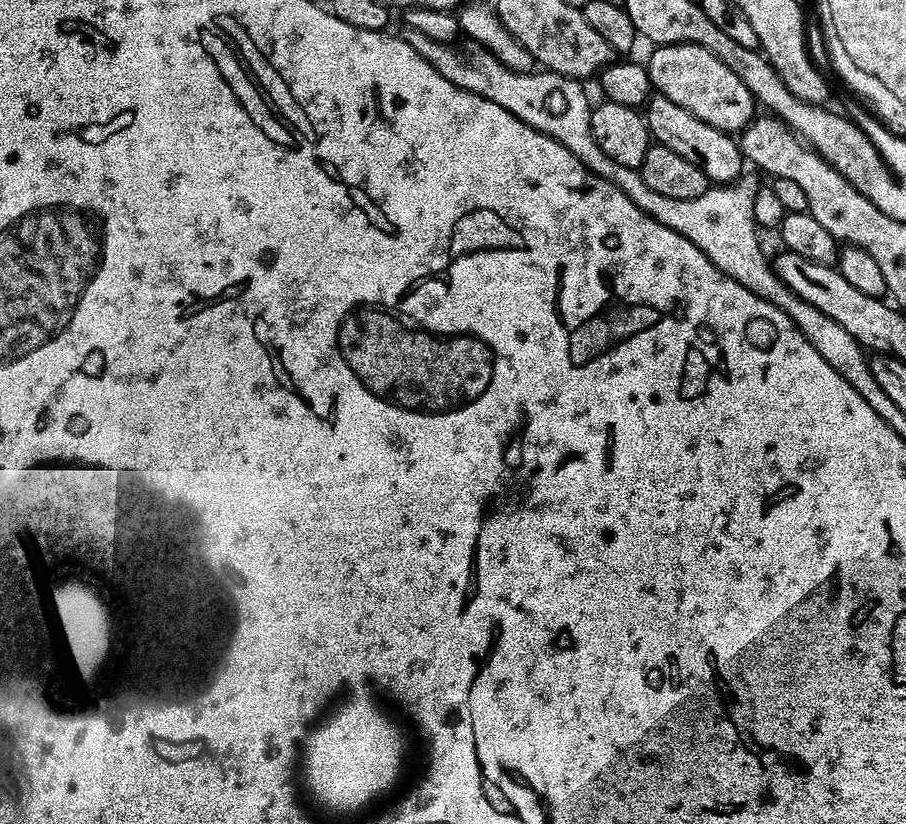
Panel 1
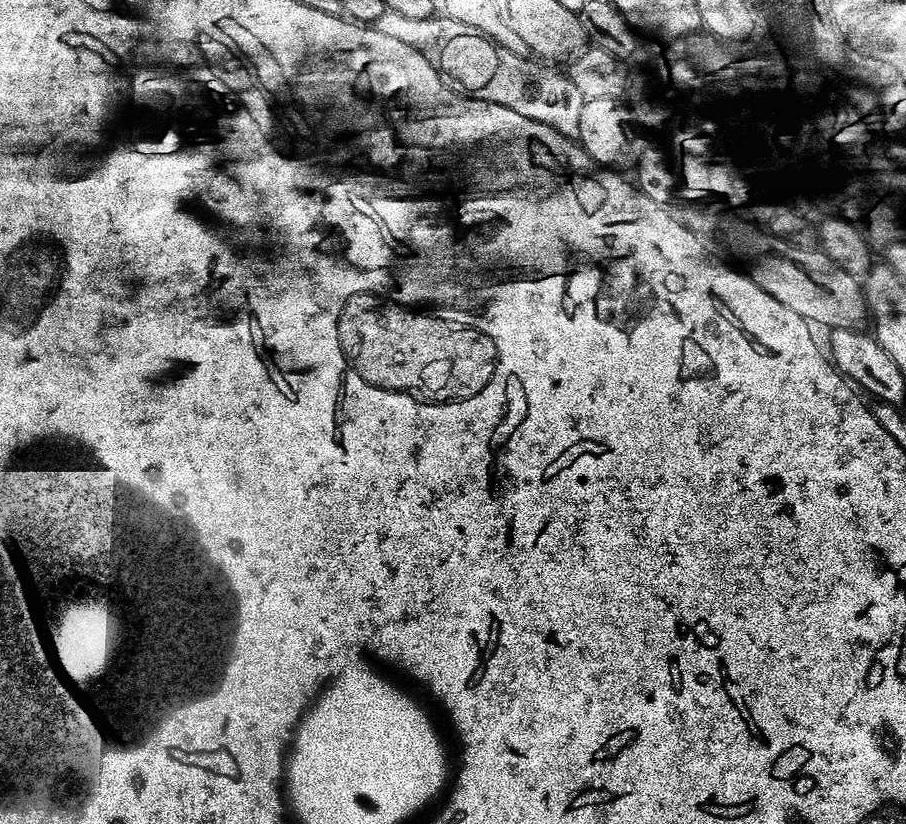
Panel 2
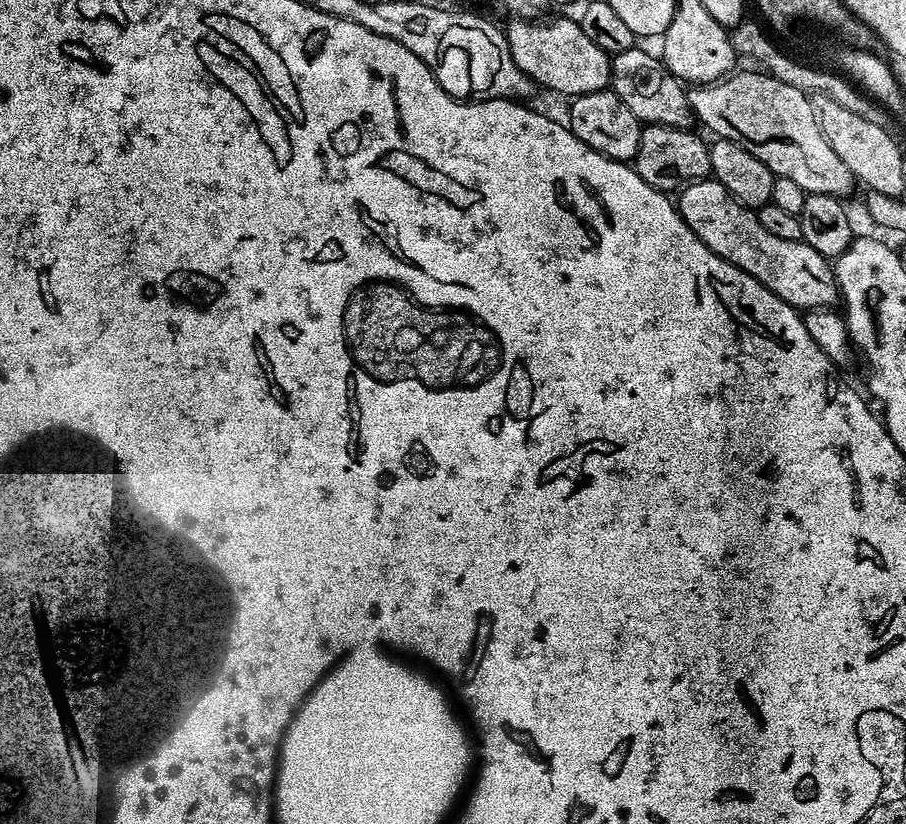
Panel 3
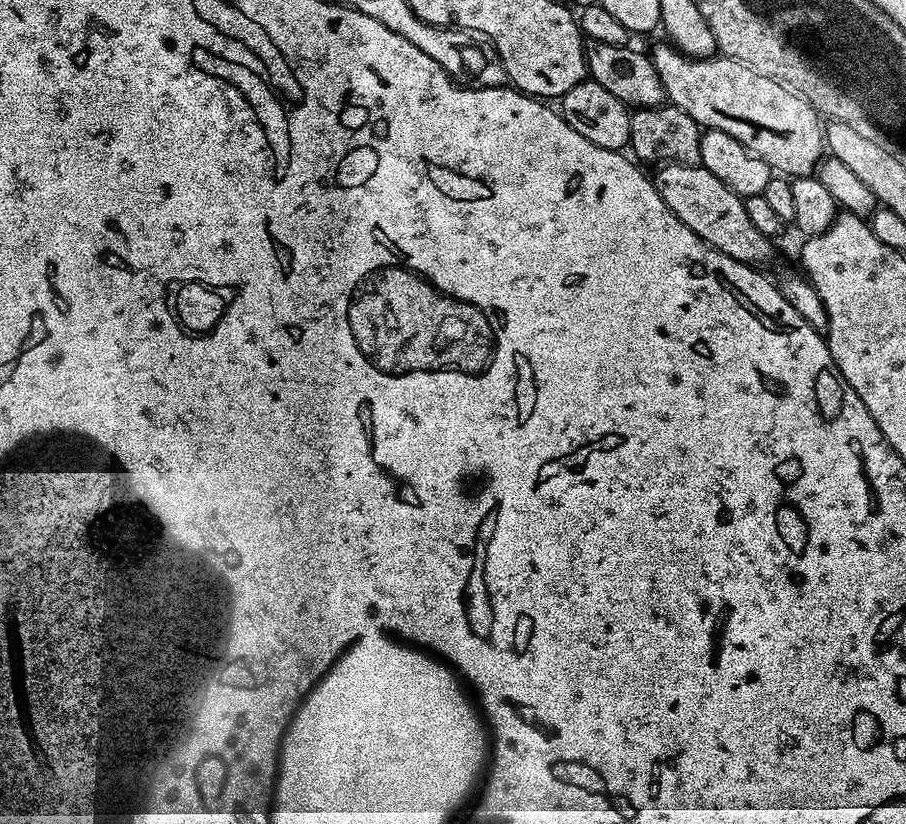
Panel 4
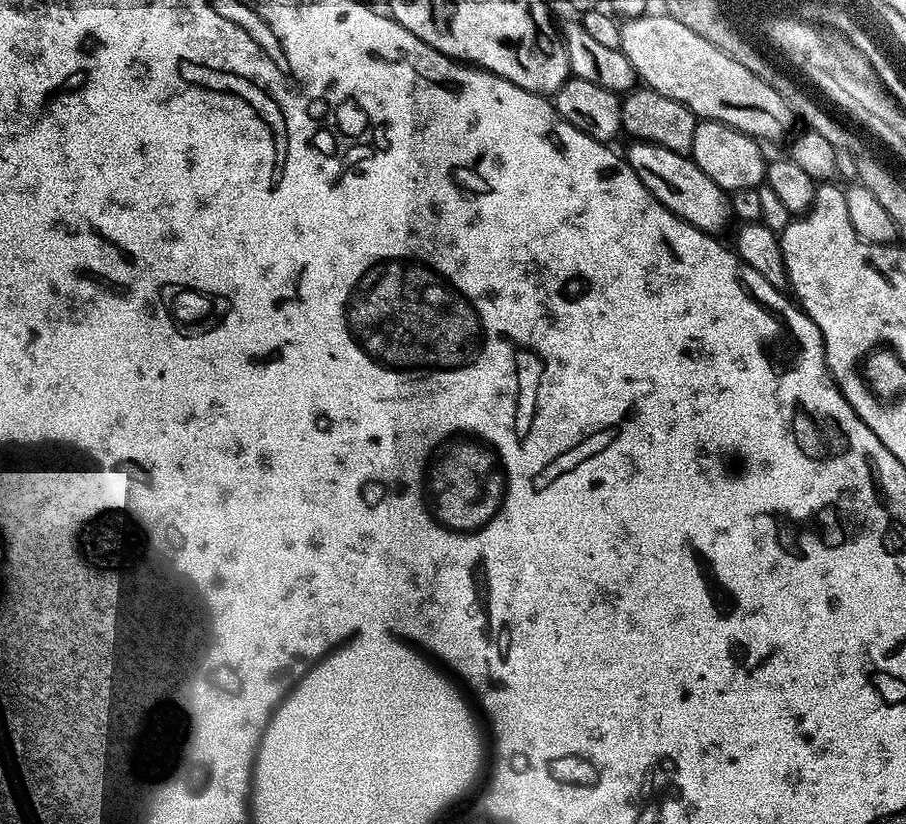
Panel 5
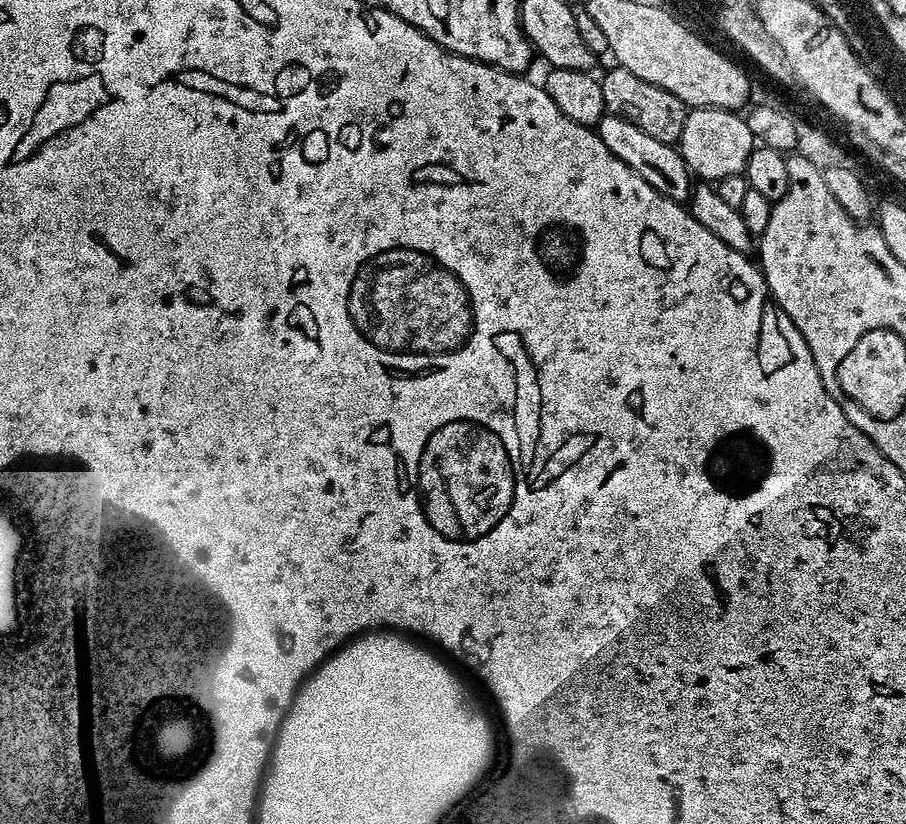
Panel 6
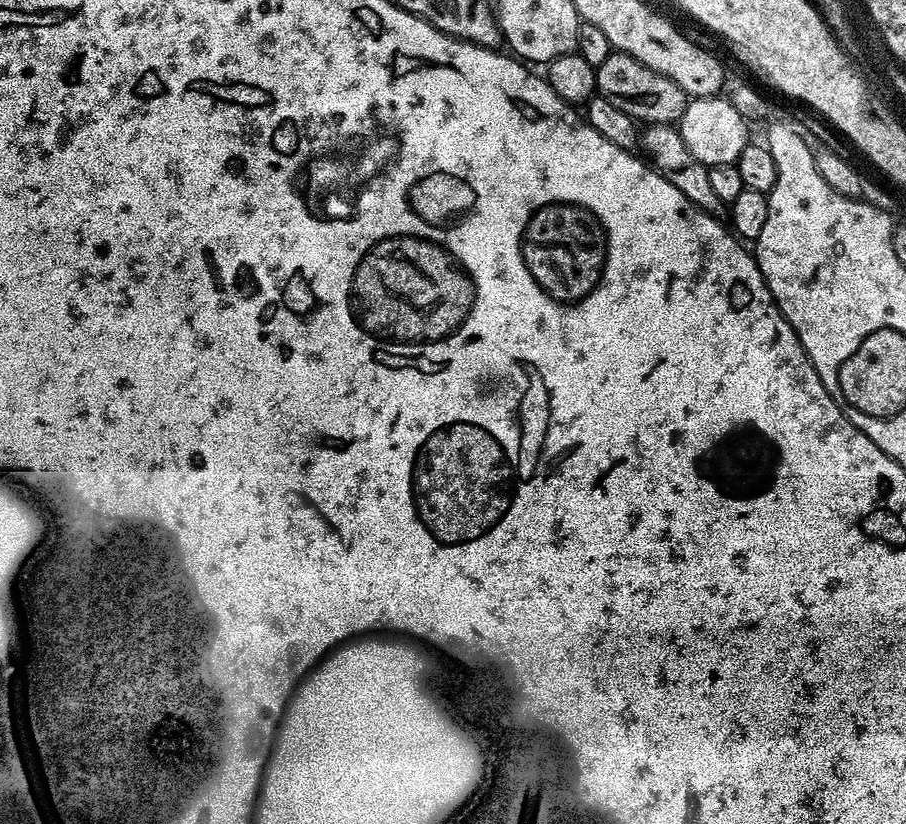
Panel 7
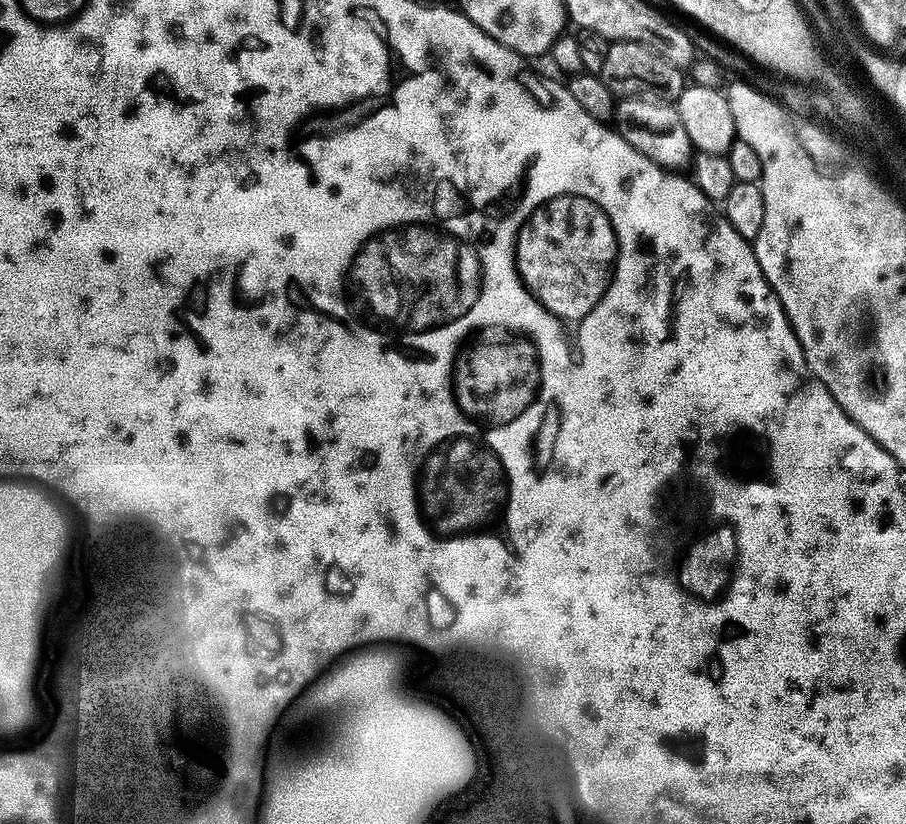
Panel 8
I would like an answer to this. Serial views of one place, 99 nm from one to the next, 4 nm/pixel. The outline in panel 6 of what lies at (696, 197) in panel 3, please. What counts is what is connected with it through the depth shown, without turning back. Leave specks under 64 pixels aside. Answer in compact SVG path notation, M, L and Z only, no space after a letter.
M605 114L600 119L598 135L606 150L614 154L614 158L630 166L630 170L634 170L638 178L642 178L642 182L654 186L658 194L670 198L673 202L684 202L691 197L694 191L693 177L684 164L684 159L680 157L679 151L673 145L658 142L658 138L650 138L650 134L638 130L634 122L626 122L626 118L618 118L611 114Z

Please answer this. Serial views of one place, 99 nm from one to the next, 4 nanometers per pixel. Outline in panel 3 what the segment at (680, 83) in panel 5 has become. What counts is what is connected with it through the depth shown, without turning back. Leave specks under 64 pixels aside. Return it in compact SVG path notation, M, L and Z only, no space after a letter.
M740 72L729 74L714 84L702 84L693 87L688 92L688 101L692 107L692 115L700 120L713 133L713 137L722 140L733 140L742 146L742 150L750 150L758 162L766 162L766 166L772 171L773 176L791 178L807 194L830 194L848 198L854 185L854 177L850 170L842 163L842 158L830 150L830 142L818 130L818 122L814 122L814 110L812 101L806 92L800 88L787 85L778 81L775 77L759 72Z

